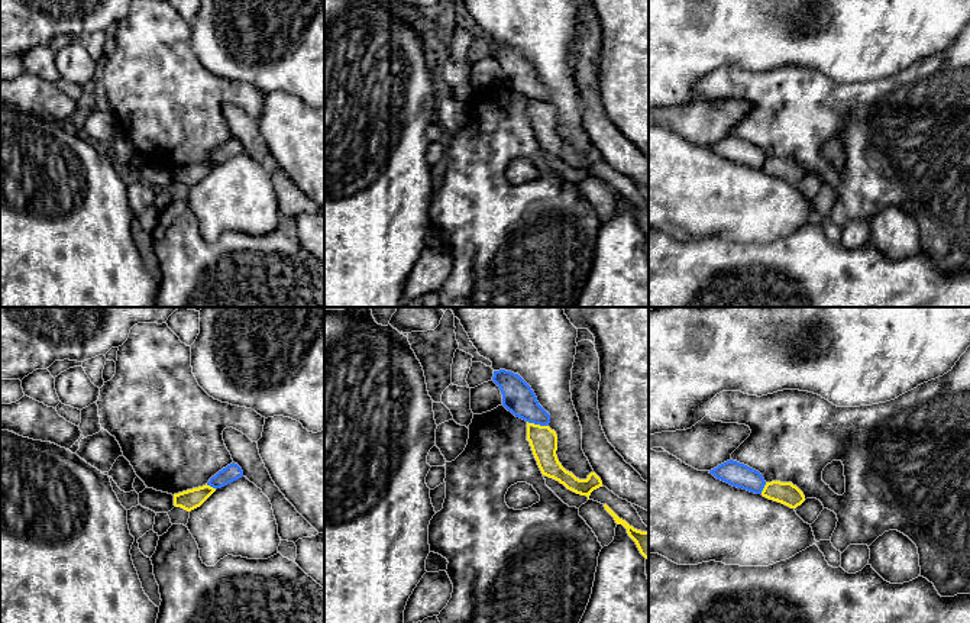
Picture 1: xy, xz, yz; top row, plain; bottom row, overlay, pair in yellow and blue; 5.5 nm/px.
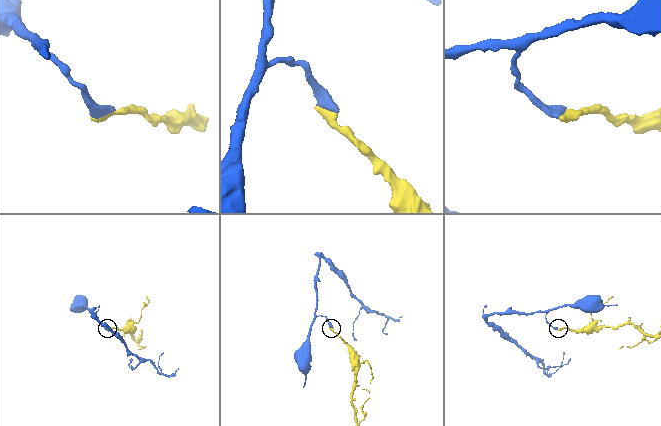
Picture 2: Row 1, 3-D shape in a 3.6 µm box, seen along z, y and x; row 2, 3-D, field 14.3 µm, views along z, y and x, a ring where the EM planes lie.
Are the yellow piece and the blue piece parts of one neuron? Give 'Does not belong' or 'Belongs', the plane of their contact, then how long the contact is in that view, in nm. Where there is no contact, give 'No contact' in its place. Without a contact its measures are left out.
Does not belong. Touches yellow in xz. Shared border 120 nm

